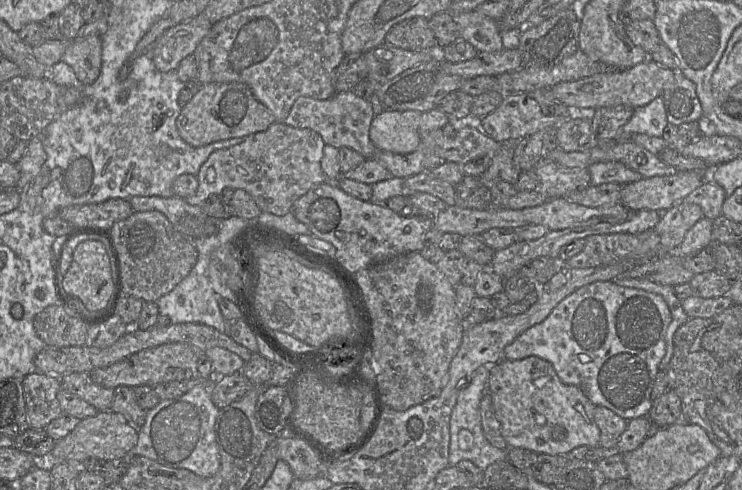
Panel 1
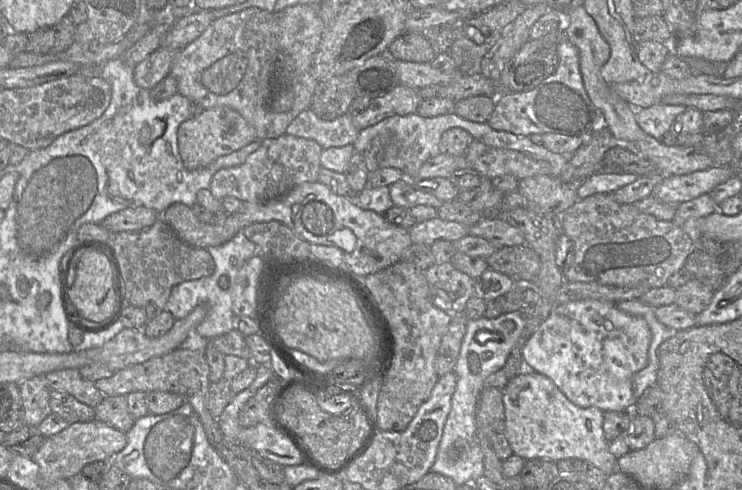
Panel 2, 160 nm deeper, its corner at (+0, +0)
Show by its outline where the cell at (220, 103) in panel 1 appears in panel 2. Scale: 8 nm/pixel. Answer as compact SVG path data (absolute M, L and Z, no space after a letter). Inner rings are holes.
M214 107L202 109L198 115L183 121L178 127L177 139L184 167L193 171L208 167L219 157L231 154L257 138L255 129L236 110Z

